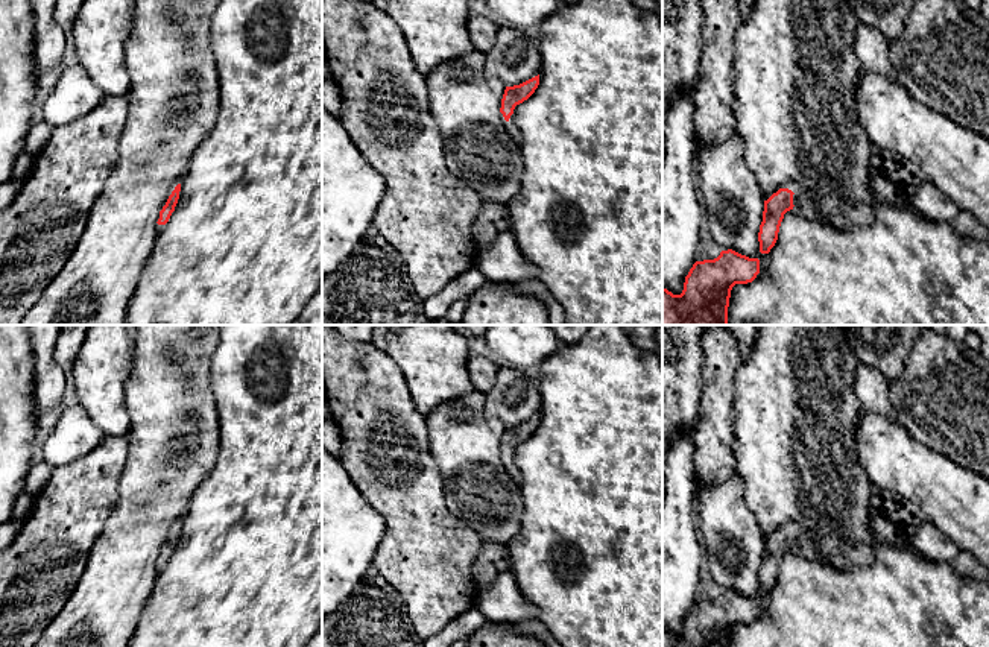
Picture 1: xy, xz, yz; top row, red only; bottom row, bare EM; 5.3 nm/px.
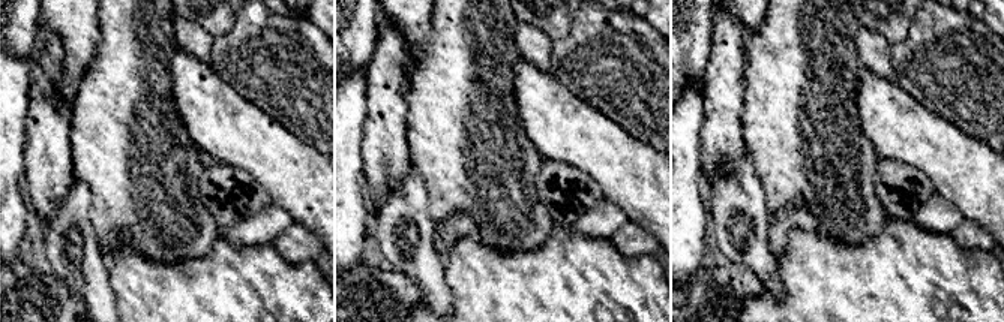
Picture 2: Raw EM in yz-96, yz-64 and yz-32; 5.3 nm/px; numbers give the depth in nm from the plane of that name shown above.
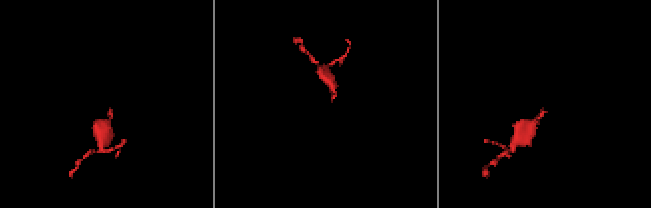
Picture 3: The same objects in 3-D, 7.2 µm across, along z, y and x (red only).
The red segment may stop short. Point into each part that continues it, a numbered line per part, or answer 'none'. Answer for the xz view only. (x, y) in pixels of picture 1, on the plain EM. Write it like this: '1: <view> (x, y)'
1: xz (509, 467)

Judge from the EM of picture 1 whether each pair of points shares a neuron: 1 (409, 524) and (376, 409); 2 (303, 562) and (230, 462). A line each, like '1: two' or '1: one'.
1: one
2: one

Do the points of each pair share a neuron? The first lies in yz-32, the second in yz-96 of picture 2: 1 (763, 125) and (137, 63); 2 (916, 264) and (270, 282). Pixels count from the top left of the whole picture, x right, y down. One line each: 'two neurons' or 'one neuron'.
1: one neuron
2: one neuron

